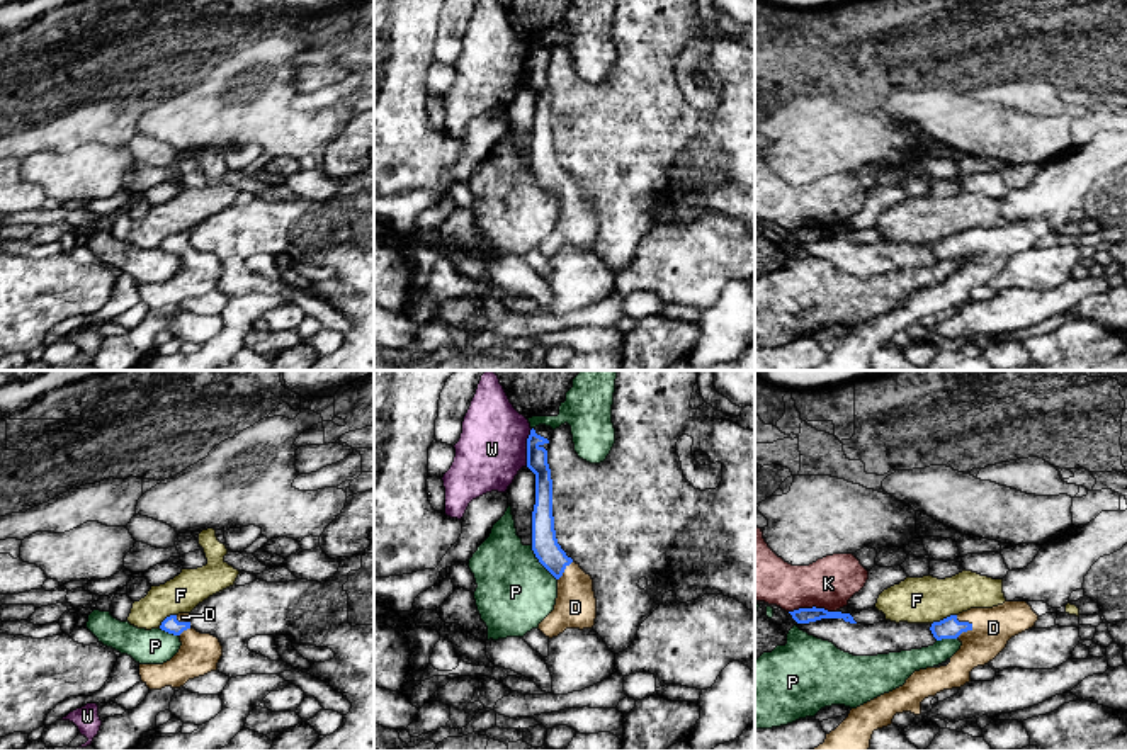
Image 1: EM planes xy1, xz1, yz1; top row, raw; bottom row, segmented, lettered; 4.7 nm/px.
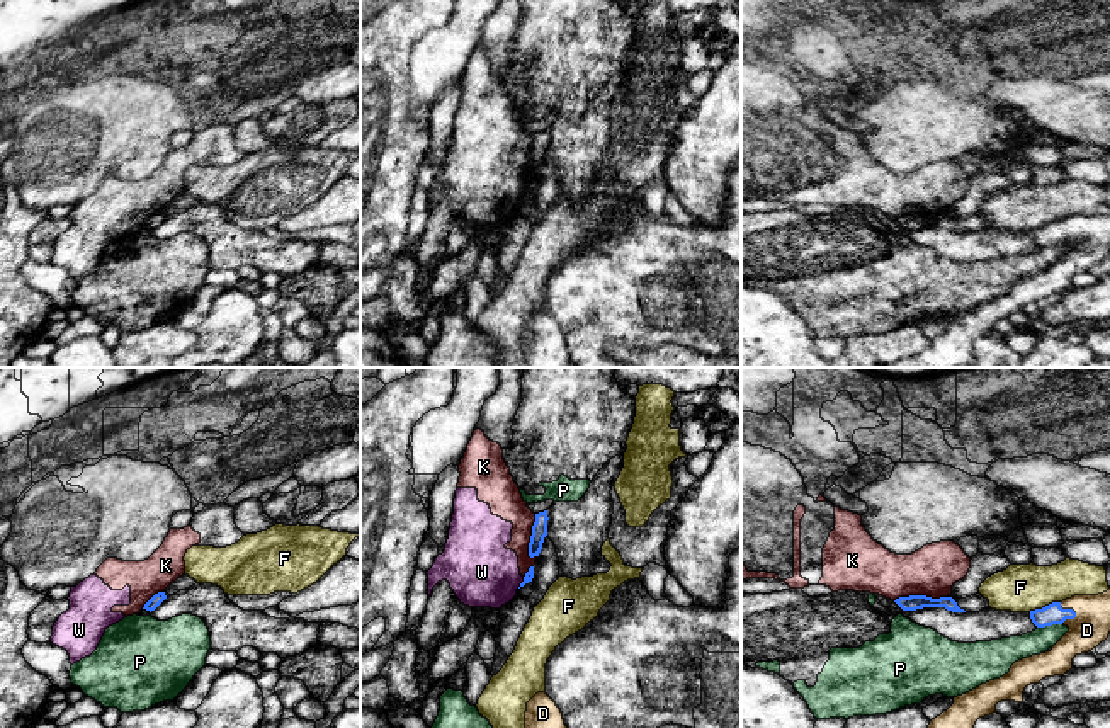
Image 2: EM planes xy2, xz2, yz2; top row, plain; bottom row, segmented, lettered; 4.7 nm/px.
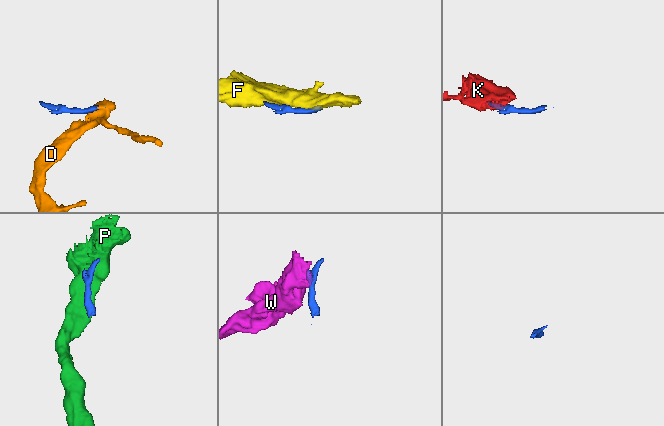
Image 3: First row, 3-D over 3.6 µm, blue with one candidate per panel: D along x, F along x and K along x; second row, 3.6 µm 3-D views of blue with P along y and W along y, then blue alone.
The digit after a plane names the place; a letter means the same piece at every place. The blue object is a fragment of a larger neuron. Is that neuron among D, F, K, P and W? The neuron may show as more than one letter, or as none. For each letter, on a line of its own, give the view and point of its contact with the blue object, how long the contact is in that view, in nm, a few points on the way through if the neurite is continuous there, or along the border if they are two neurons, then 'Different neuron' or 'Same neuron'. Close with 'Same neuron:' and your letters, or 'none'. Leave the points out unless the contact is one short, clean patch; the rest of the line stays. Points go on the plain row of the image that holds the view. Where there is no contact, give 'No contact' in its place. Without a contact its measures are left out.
D: Touches blue at yz1 (971, 245). Shared border 110 nm. Path across: yz1 (951, 247), (971, 245), (993, 247). Same neuron
F: Touches blue at yz2 (1046, 225). Shared border 160 nm. Boundary: yz2 (1059, 220), (1029, 230). Different neuron
K: Touches blue at yz2 (920, 215). Shared border 240 nm. Boundary: yz2 (945, 215), (900, 215), (894, 220). Different neuron
P: Touches blue at xz1 (539, 180). Shared border 200 nm. Different neuron
W: Touches blue at xz1 (527, 67). Shared border 180 nm. Boundary: xz1 (532, 48), (527, 58), (526, 84). Different neuron
Same neuron: D

